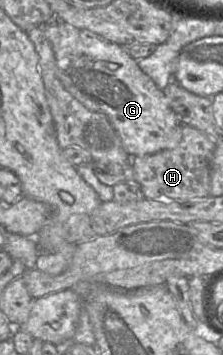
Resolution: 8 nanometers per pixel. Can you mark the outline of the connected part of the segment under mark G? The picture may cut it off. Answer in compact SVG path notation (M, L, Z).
M53 21L44 25L56 60L58 78L65 89L87 109L106 116L118 134L125 151L132 157L155 154L178 146L182 138L182 123L170 108L161 89L139 67L126 48L110 42L90 31L78 29L68 23Z

